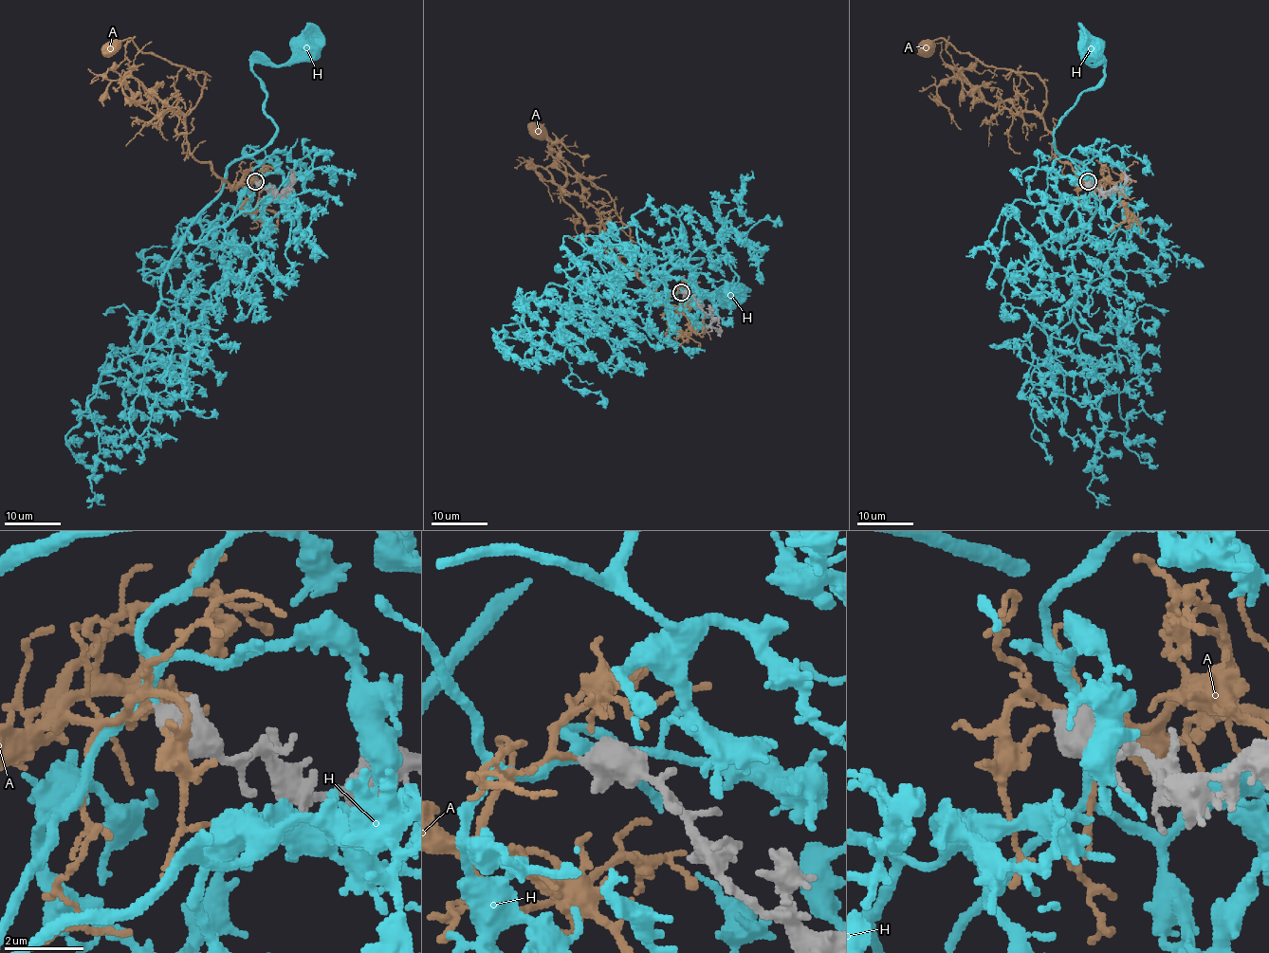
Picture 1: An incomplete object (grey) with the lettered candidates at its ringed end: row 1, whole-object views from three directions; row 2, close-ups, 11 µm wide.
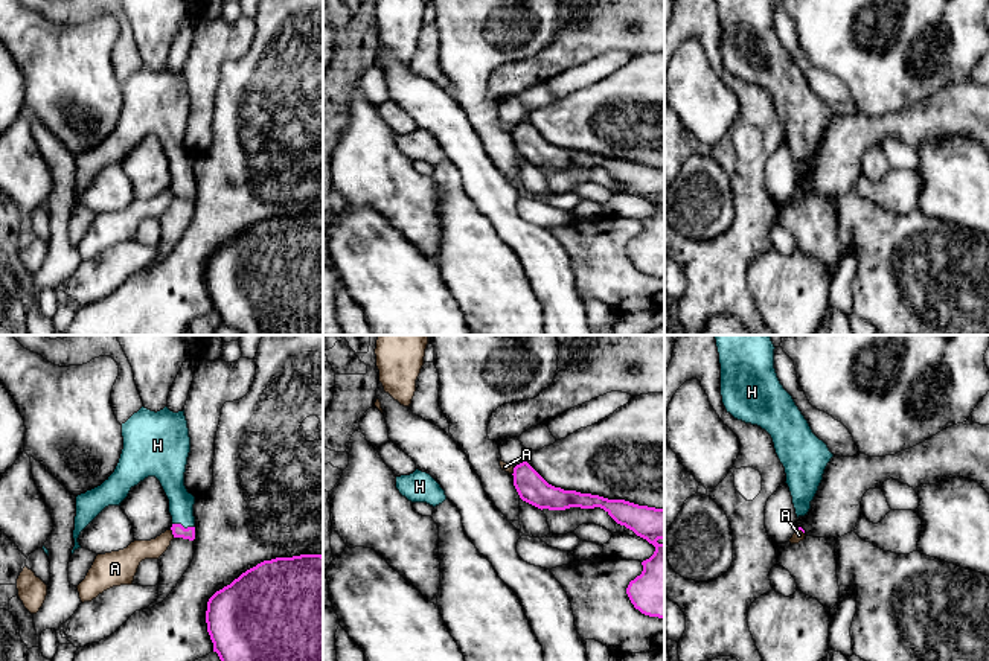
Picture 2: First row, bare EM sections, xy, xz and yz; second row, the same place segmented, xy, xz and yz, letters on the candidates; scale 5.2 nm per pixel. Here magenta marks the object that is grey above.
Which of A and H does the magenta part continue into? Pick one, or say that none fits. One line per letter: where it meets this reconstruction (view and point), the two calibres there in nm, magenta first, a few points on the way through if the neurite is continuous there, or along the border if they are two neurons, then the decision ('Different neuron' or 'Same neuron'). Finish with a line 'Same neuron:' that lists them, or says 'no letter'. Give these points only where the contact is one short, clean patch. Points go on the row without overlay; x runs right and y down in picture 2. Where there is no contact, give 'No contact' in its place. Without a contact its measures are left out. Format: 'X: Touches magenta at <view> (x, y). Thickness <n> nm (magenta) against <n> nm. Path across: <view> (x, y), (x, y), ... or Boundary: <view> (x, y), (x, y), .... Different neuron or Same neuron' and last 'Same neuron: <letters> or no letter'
A: Touches magenta at xy (172, 192). Thickness 70 nm (magenta) against 120 nm. Boundary: xy (171, 188), (174, 195). Different neuron
H: Touches magenta at xy (182, 185). Thickness 70 nm (magenta) against 130 nm. Path across: xy (179, 189), (182, 185), (182, 162). Same neuron
Same neuron: H

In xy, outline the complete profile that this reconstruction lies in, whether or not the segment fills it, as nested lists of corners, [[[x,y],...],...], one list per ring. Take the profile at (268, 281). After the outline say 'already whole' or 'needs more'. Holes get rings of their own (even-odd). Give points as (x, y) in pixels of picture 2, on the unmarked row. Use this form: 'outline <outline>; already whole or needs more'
outline [[[323,215],[276,216],[247,228],[209,257],[206,282],[221,323],[242,335],[323,335]]]; already whole

